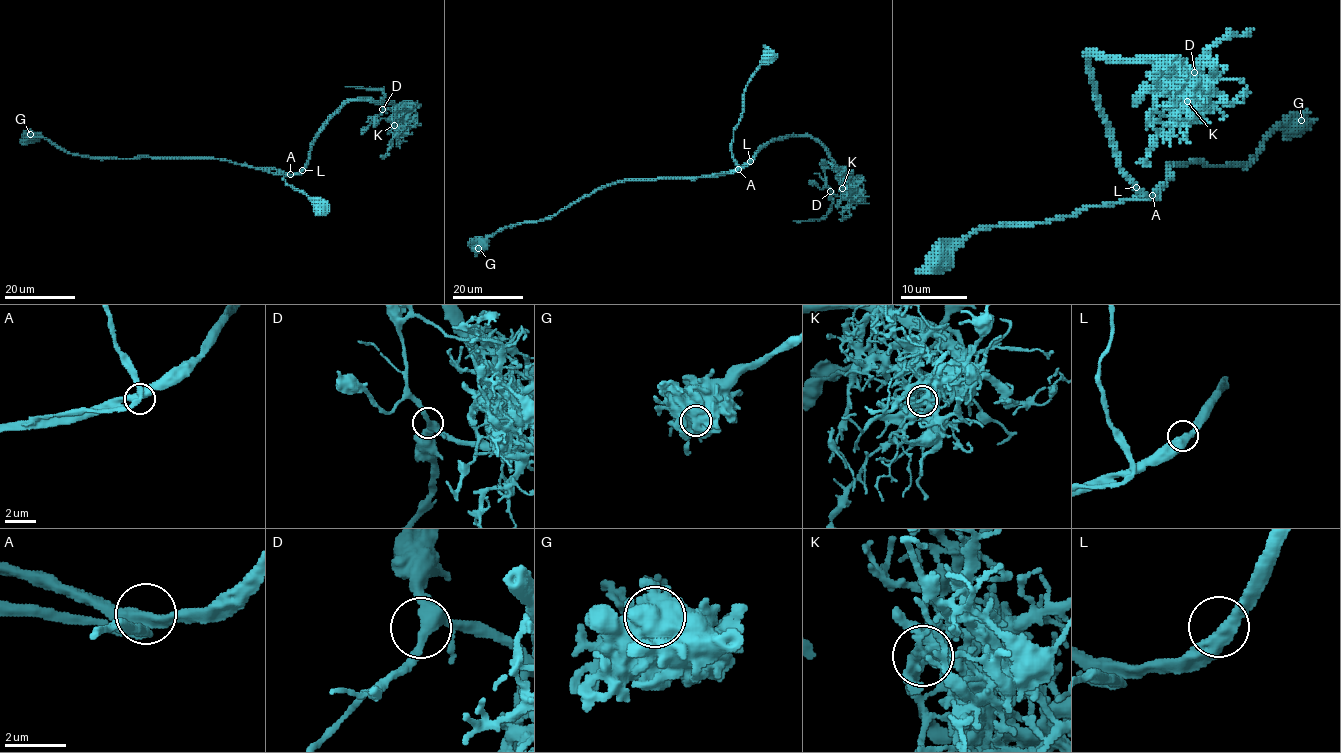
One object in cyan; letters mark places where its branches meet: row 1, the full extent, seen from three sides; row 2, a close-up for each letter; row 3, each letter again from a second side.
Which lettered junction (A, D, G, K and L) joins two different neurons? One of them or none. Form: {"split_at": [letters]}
{"split_at": ["K"]}

